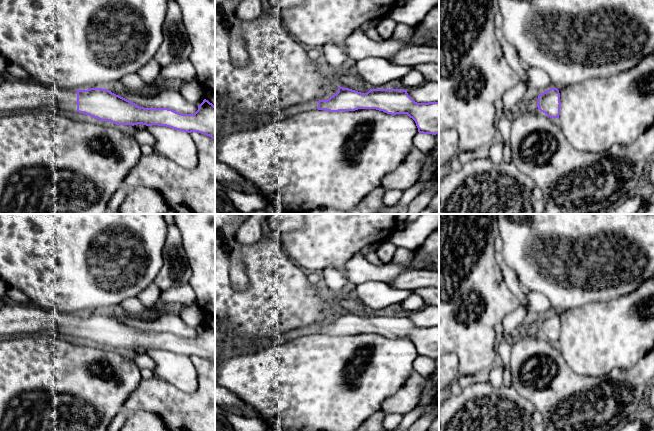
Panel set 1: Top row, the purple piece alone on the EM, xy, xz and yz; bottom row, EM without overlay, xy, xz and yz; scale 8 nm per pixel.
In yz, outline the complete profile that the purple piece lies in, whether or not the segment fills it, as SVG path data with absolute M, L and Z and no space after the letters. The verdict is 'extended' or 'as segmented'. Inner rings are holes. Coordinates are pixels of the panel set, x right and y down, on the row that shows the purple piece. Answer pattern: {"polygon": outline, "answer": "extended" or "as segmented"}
{"polygon": "M551 88L538 96L538 110L545 113L553 123L560 125L560 93L557 88Z", "answer": "extended"}

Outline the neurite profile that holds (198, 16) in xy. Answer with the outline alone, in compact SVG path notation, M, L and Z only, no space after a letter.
M175 0L182 11L182 20L192 51L190 61L196 70L196 80L205 92L215 94L215 0Z

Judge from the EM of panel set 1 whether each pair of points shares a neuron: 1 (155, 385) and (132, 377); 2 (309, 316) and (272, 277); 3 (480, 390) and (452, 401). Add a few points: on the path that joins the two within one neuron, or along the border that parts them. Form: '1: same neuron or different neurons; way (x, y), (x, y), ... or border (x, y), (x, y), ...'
1: different neurons; border (142, 379), (126, 399)
2: same neuron; way (299, 306), (280, 287)
3: same neuron; way (473, 396), (470, 399), (459, 401)

